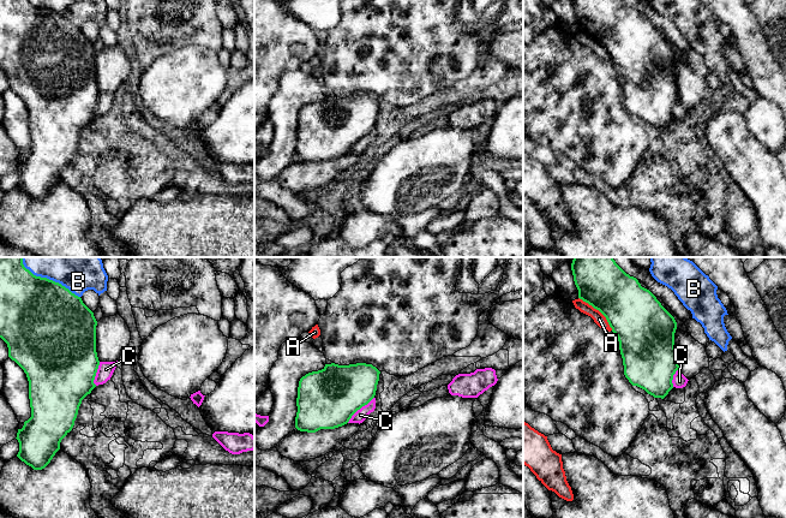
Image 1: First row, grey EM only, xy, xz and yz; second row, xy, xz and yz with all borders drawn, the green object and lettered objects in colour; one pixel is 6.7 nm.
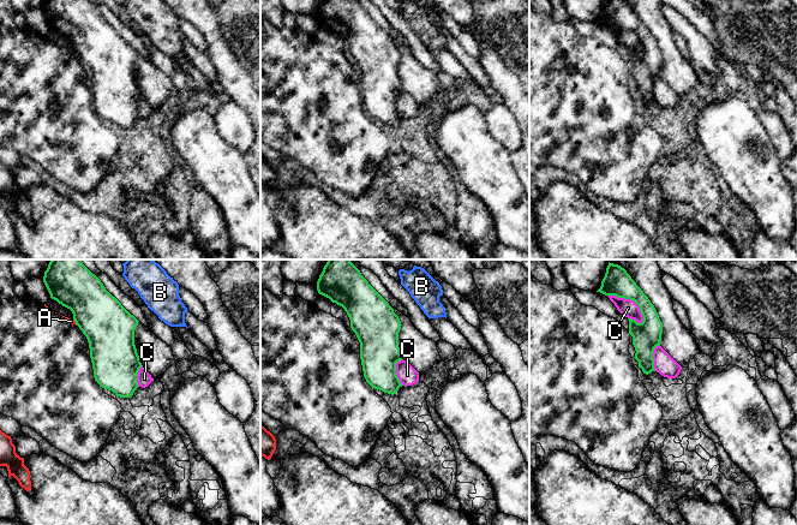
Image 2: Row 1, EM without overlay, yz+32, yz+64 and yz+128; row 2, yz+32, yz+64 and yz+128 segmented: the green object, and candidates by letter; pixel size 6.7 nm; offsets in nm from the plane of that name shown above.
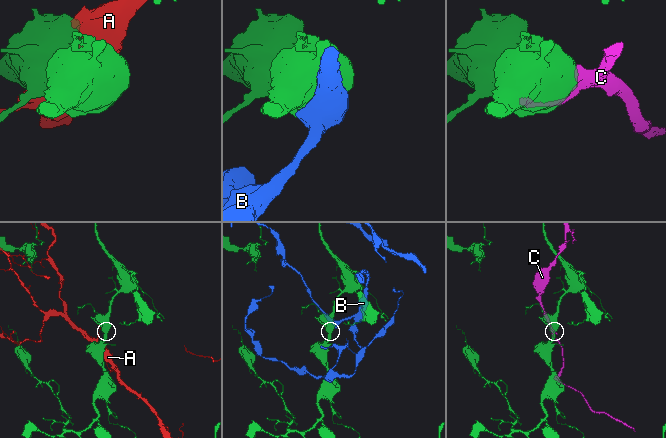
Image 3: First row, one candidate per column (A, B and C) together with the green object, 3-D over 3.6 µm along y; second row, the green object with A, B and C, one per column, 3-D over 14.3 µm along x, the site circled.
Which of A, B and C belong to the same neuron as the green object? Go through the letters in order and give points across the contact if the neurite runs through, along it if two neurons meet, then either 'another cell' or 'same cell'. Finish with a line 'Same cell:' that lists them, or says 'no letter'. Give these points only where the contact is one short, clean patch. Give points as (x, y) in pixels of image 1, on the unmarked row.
A: another cell
B: another cell
C: another cell
Same cell: no letter

